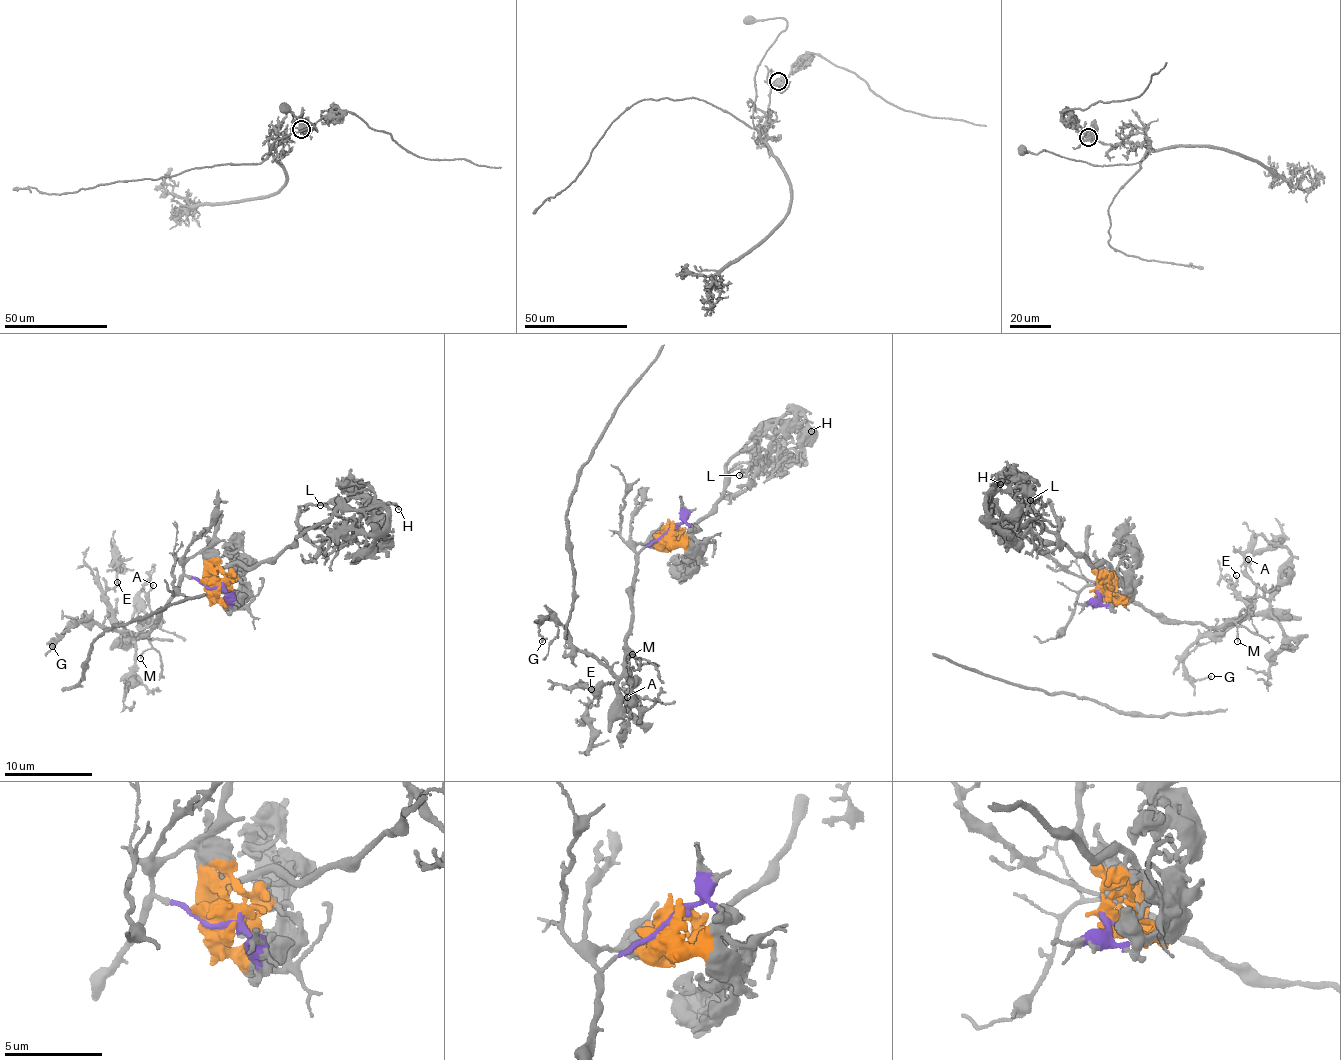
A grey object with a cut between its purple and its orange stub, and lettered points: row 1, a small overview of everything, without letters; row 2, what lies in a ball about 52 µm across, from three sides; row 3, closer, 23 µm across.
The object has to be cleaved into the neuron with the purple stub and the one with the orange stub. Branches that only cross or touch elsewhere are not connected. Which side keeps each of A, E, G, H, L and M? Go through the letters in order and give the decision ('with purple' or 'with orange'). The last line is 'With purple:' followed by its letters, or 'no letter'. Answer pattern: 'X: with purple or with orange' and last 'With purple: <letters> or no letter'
A: with purple
E: with purple
G: with purple
H: with orange
L: with orange
M: with purple
With purple: A, E, G, M

